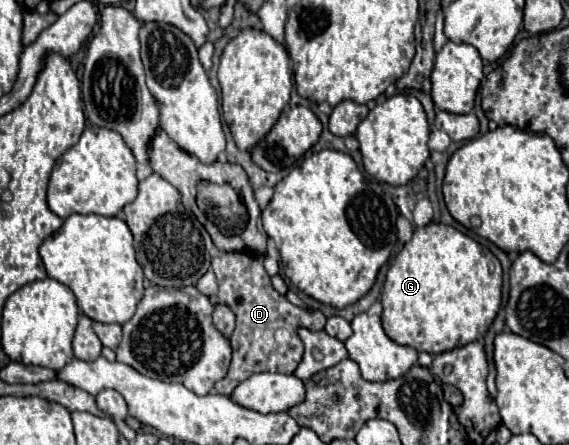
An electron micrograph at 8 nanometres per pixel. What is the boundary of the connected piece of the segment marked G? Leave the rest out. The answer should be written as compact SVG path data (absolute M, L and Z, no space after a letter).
M430 222L414 230L410 242L388 268L382 290L382 326L388 338L428 354L440 354L486 334L502 304L498 258L460 230Z

